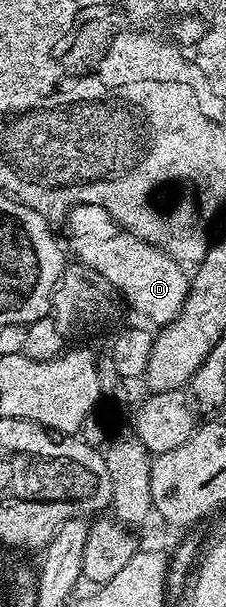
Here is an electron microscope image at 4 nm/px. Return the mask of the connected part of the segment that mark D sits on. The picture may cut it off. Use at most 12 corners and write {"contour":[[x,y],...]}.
{"contour":[[100,205],[67,237],[155,327],[187,298],[188,274]]}

